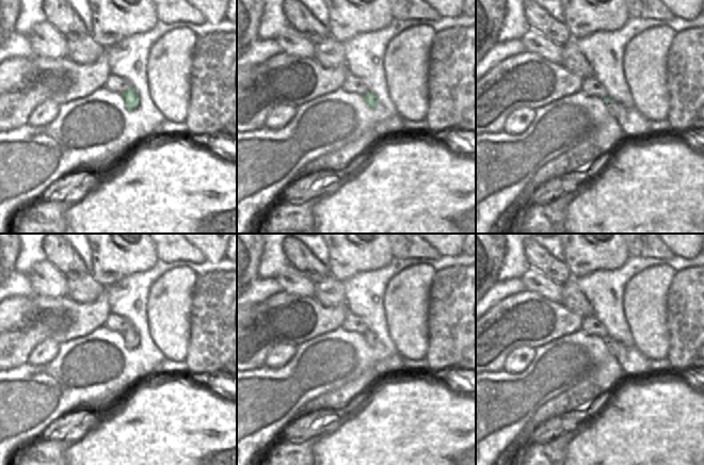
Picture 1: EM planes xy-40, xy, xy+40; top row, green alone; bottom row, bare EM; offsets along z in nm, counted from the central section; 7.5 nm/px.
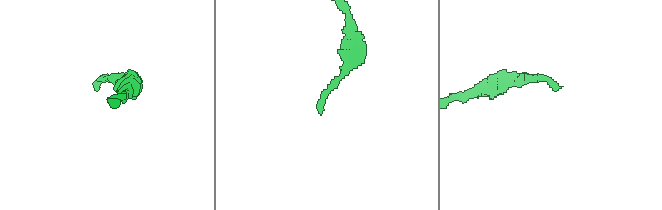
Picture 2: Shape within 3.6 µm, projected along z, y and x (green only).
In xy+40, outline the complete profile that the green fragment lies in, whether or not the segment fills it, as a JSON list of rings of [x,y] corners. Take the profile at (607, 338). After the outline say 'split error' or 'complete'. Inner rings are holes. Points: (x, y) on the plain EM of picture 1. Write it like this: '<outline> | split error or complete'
[[[611,337],[604,338],[610,354],[619,362],[621,368],[627,375],[645,375],[651,371],[649,359],[635,346],[628,348]]] | split error

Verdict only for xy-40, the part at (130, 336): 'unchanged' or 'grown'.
unchanged

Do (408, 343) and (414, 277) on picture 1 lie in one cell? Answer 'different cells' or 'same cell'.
same cell

